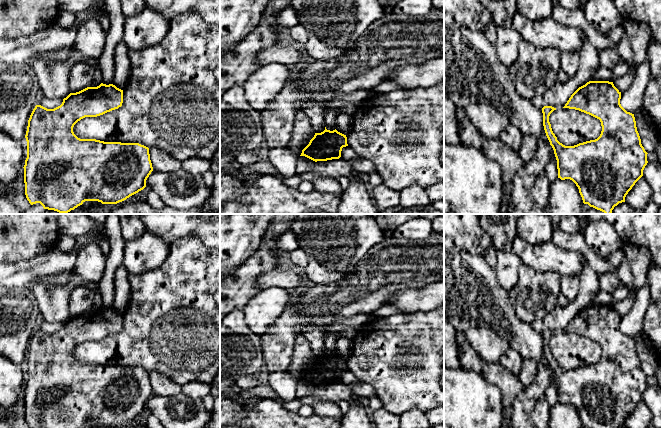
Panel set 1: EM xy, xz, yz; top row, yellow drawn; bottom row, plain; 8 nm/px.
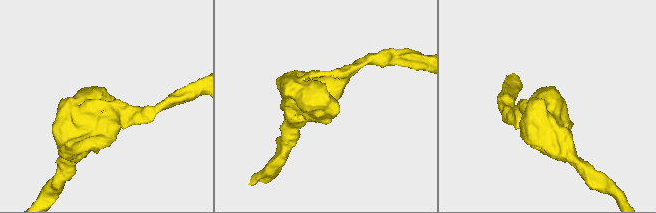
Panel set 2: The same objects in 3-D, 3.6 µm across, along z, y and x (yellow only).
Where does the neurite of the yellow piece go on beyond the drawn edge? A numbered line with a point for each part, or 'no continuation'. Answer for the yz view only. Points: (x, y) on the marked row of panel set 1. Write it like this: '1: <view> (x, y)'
no continuation

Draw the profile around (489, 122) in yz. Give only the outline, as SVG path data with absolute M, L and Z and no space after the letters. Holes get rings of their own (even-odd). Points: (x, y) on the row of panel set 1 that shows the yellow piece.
M473 102L464 109L471 124L487 138L499 138L499 135L510 124L509 118L489 103Z

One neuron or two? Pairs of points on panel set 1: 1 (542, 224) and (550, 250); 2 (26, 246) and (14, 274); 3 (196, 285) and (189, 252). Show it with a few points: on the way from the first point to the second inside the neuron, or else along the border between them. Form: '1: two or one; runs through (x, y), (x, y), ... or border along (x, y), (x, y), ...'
1: two; border along (550, 239), (536, 244), (529, 244), (524, 241)
2: two; border along (41, 253), (27, 260), (10, 263)
3: one; runs through (191, 277), (189, 260)

